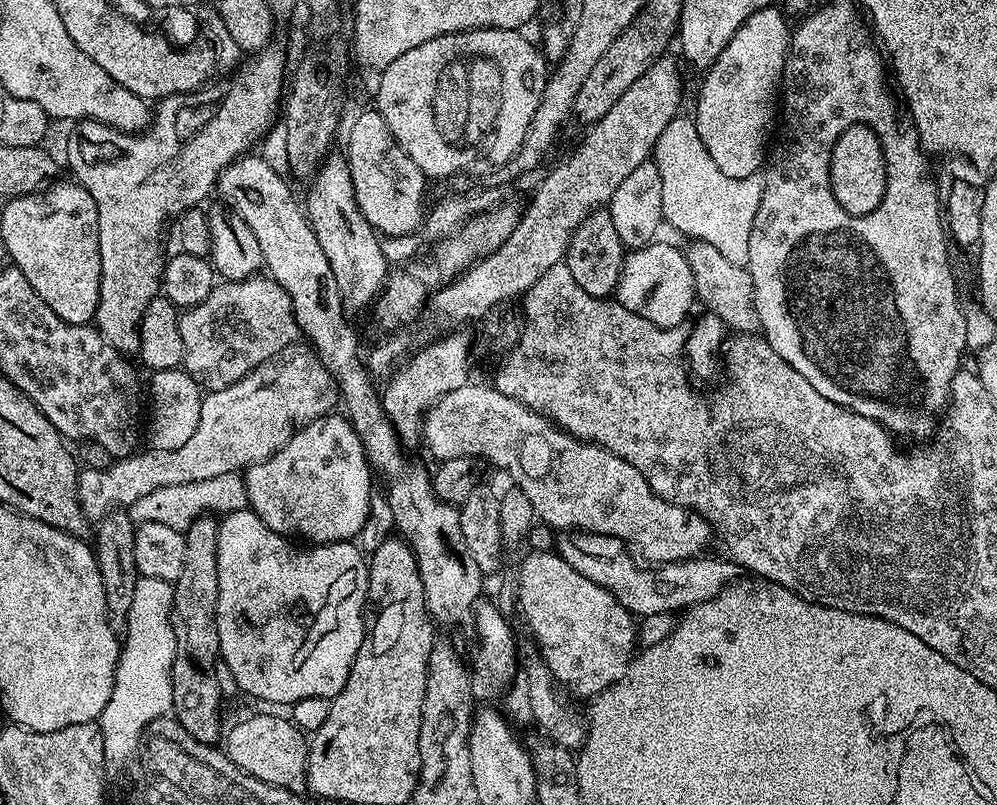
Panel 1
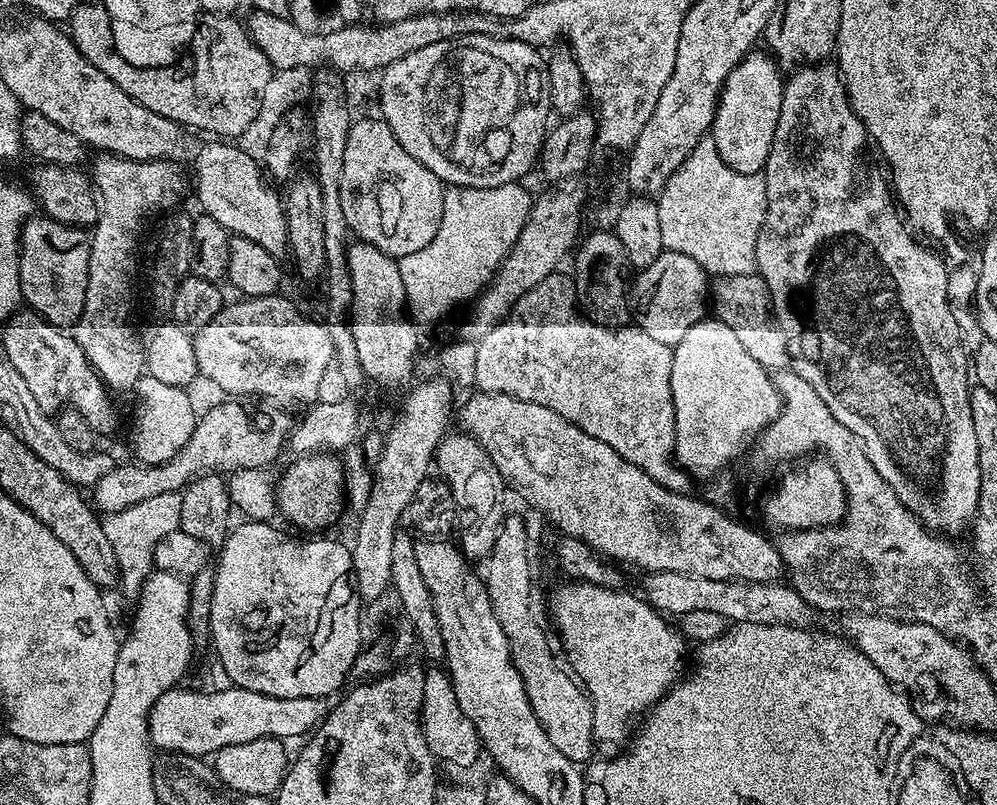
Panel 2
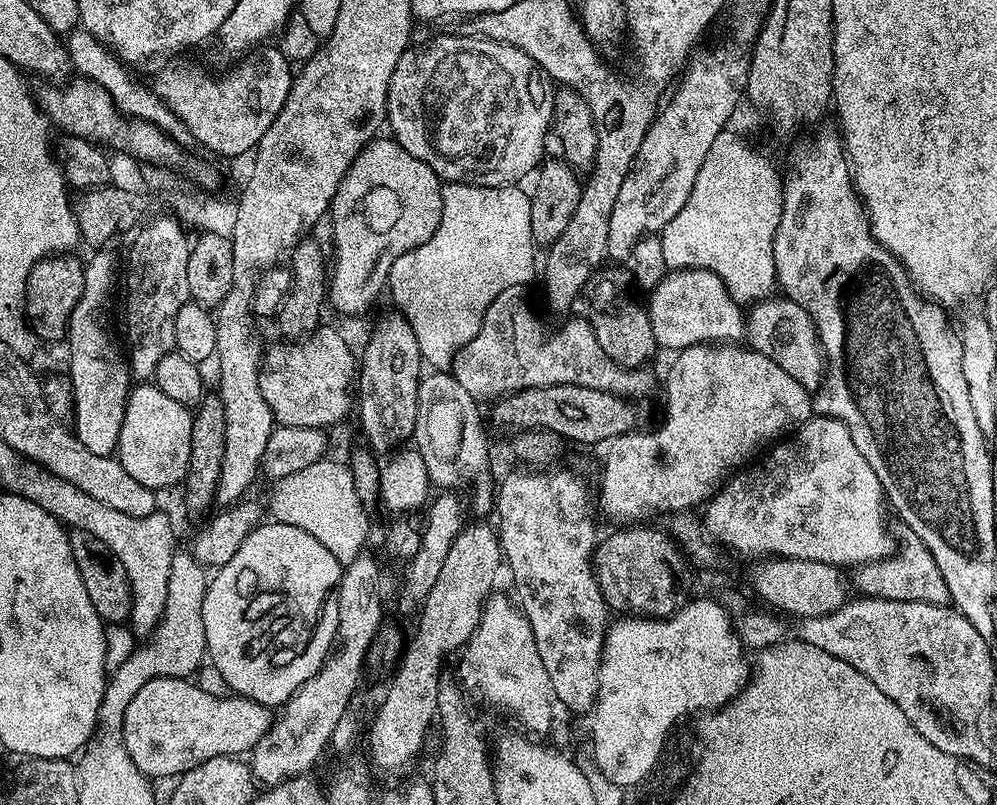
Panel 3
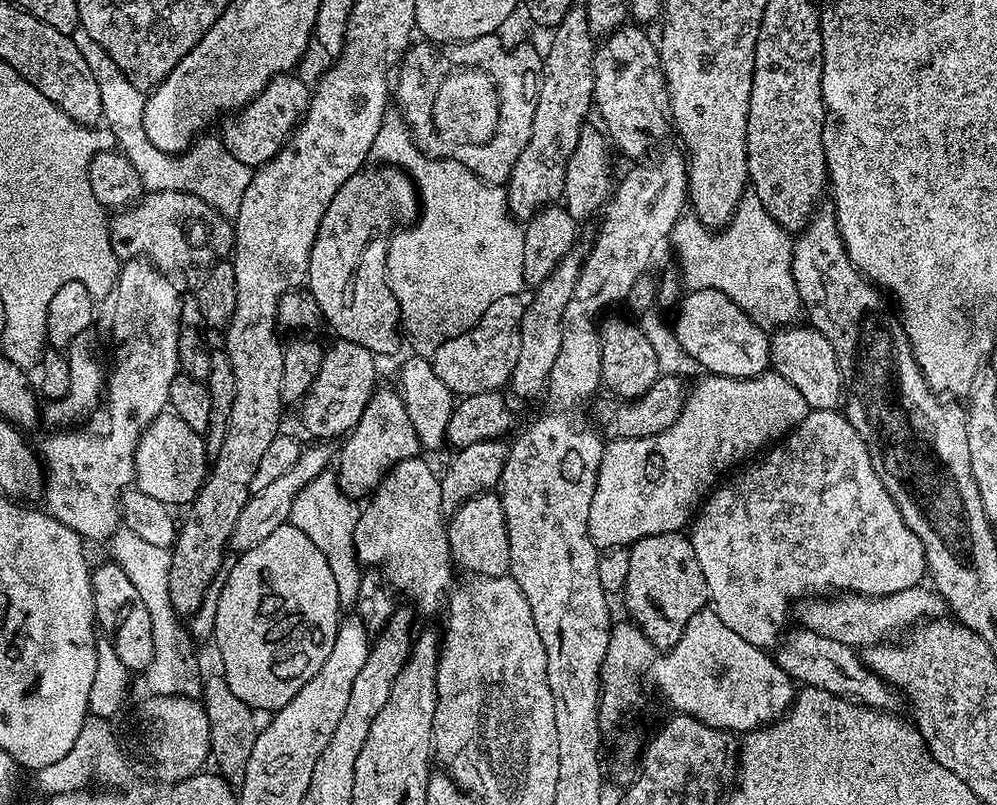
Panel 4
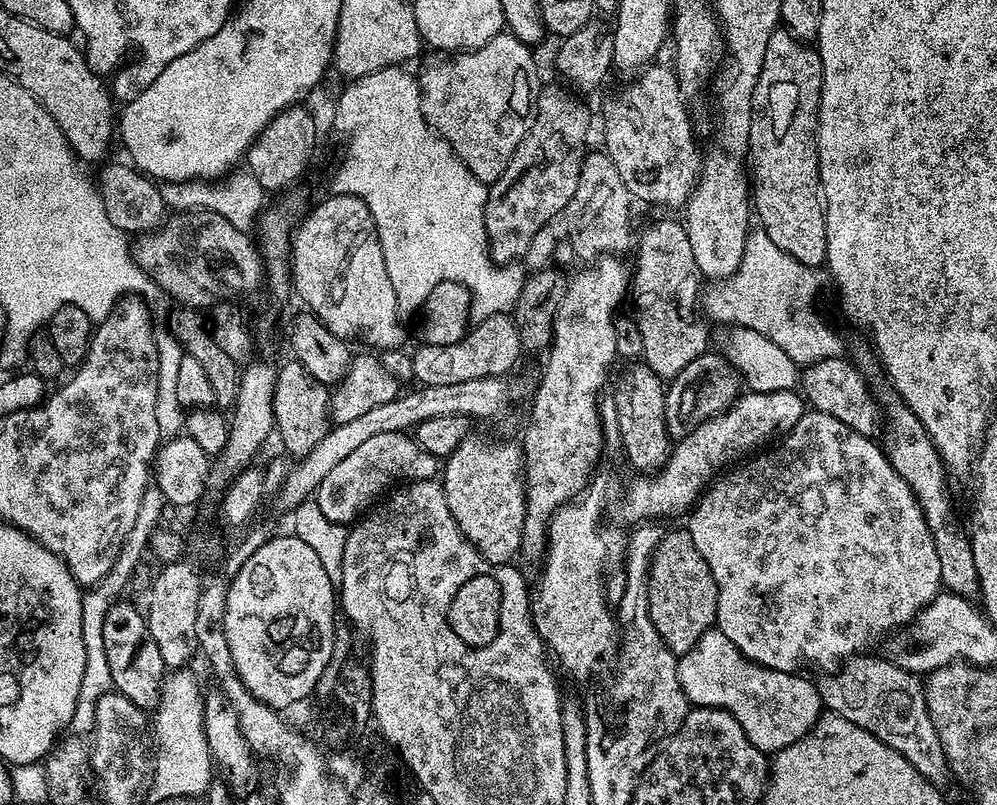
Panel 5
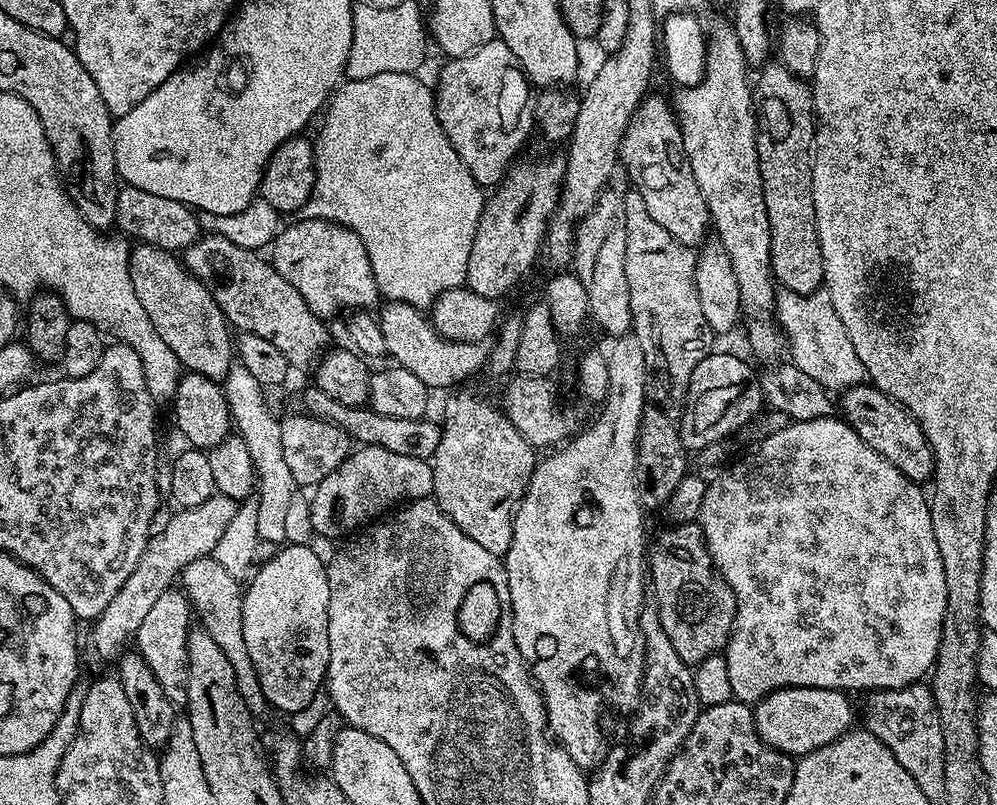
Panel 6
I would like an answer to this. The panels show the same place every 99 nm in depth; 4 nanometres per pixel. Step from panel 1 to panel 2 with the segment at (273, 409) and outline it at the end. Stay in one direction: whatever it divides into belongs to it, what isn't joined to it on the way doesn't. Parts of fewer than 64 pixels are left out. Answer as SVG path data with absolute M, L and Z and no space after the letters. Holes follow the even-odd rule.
M243 403L216 404L208 413L201 415L196 421L196 429L190 434L190 442L174 454L164 464L132 464L117 463L94 486L96 492L95 507L107 514L126 510L126 506L134 506L138 502L146 502L146 498L154 498L157 494L180 492L194 478L209 474L231 474L239 468L268 468L283 453L290 431L287 415L276 414L273 420L252 421Z

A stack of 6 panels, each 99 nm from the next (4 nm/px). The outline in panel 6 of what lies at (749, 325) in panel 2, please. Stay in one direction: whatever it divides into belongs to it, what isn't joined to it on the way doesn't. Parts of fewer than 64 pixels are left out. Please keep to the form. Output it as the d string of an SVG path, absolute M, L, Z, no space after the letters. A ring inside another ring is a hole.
M865 382L844 389L838 400L838 408L842 411L842 418L870 446L870 450L878 450L890 466L903 474L908 480L923 485L924 480L931 481L934 476L934 461L932 459L932 447L928 445L928 439L918 422L903 408L899 402L892 400L882 390L878 390L870 382ZM841 399L841 400L840 400Z

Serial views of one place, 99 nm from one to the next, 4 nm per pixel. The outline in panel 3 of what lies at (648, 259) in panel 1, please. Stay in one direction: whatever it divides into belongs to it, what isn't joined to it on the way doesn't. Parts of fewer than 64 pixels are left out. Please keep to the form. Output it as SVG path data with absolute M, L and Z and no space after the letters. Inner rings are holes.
M677 268L669 270L651 291L647 293L646 307L650 326L654 330L654 338L661 349L674 348L681 350L696 345L731 345L740 342L746 336L746 318L737 301L728 293L728 287L714 274L705 268Z

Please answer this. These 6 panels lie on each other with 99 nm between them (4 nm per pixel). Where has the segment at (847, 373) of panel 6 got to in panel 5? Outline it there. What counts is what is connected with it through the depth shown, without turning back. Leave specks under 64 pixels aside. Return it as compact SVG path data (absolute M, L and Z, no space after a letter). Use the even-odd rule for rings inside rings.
M749 231L738 270L727 280L713 283L709 292L707 289L707 319L721 320L727 326L749 328L758 330L758 334L766 334L766 338L786 350L798 366L839 357L843 353L844 340L816 309L816 295L824 284L820 274L817 269L808 268L790 258L786 250L778 250L778 246L770 242L767 232Z

